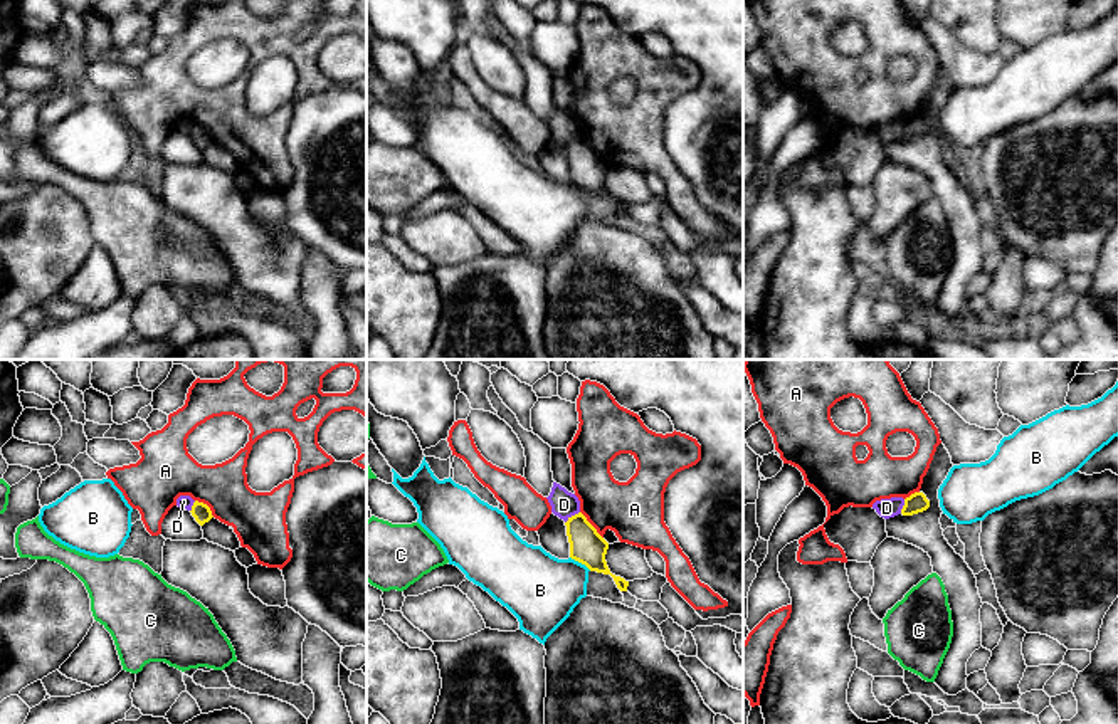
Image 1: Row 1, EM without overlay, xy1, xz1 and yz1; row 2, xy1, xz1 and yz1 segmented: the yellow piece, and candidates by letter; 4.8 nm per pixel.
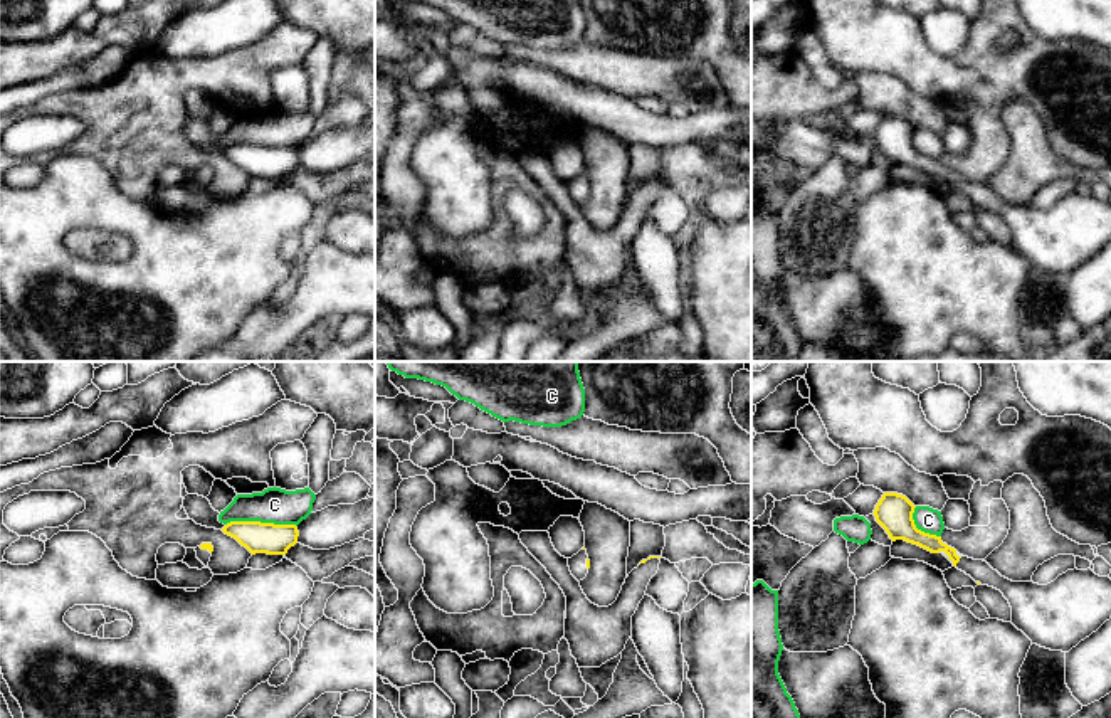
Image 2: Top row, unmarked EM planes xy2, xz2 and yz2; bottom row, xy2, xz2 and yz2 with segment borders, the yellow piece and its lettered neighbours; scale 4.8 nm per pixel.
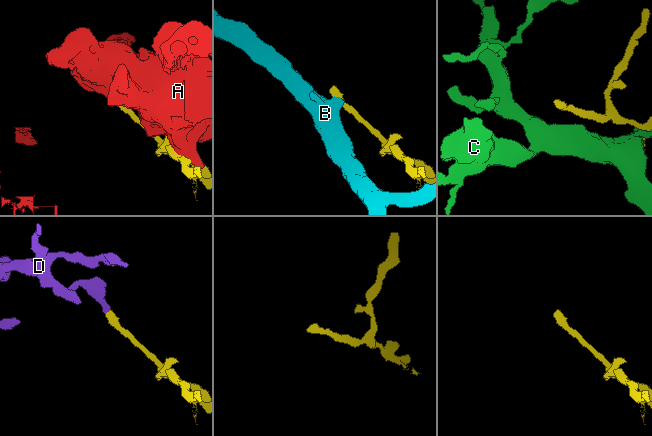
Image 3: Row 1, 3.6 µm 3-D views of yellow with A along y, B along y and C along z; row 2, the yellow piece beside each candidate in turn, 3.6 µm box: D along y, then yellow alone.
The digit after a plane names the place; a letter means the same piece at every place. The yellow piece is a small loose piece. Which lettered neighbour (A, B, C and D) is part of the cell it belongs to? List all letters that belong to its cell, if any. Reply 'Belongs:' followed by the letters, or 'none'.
Belongs: none

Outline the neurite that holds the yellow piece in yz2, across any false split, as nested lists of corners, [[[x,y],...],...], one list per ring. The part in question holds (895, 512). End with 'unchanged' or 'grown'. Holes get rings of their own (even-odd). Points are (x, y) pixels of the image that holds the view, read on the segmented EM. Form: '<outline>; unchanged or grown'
[[[884,493],[872,515],[892,541],[904,540],[931,553],[943,553],[975,582],[1000,590],[1012,607],[1012,624],[1032,644],[1069,652],[1111,619],[1109,577],[1099,577],[1091,568],[1074,568],[1047,585],[1012,582],[987,562],[960,555],[941,536],[918,530],[914,508],[906,496]]]; grown

